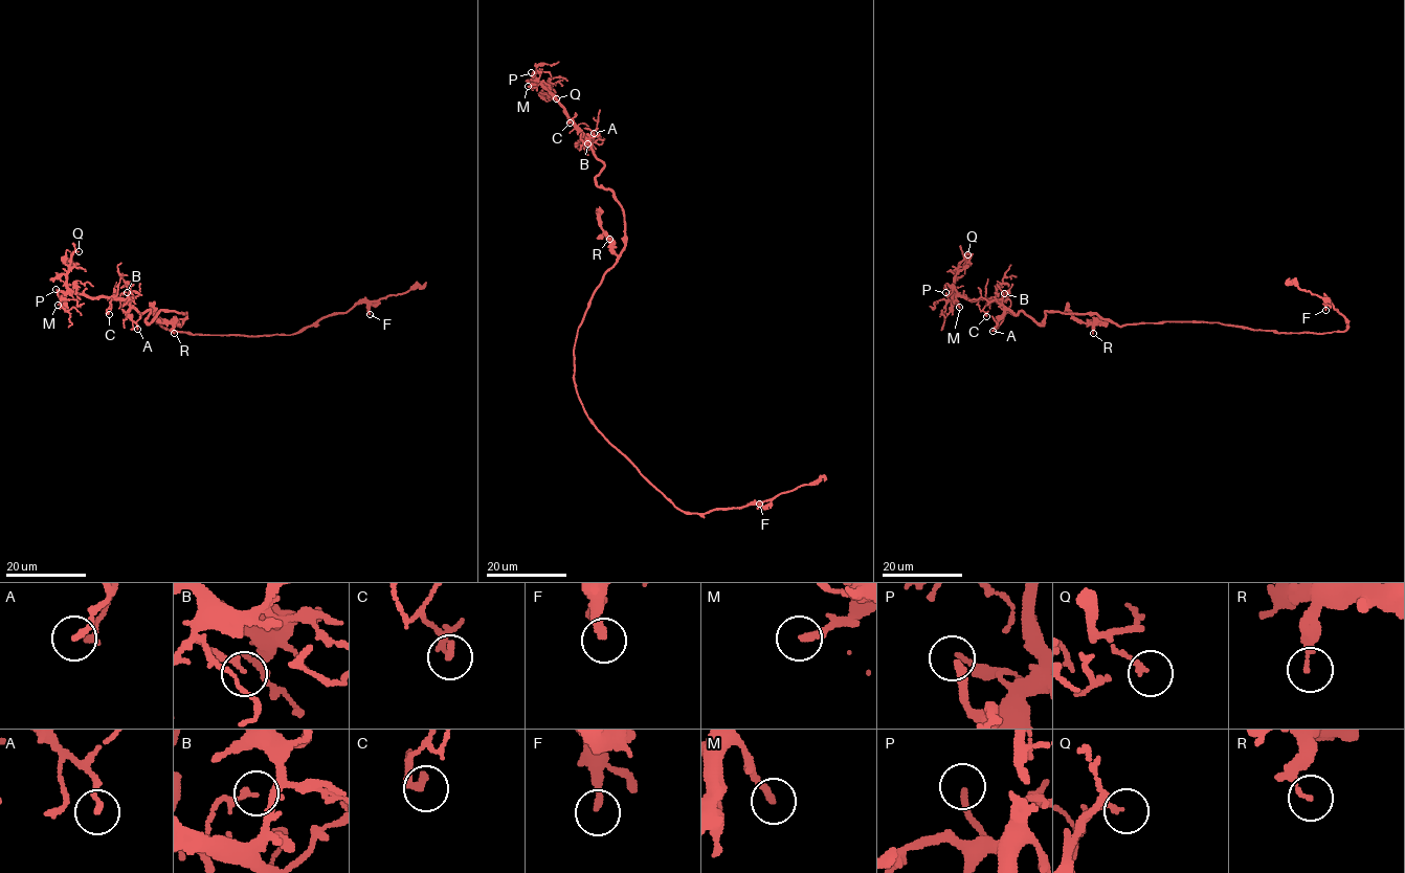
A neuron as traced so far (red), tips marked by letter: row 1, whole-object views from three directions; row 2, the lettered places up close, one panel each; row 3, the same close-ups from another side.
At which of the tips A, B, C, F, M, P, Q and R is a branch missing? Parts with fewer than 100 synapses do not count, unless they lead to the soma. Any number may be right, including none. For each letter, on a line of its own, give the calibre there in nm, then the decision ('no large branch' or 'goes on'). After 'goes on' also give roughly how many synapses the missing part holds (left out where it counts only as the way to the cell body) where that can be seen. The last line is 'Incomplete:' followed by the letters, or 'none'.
A: calibre 180 nm; no large branch
B: calibre 180 nm; no large branch
C: calibre 280 nm; no large branch
F: calibre 220 nm; no large branch
M: calibre 240 nm; no large branch
P: calibre 240 nm; goes on
Q: calibre 160 nm; no large branch
R: calibre 130 nm; no large branch
Incomplete: P

